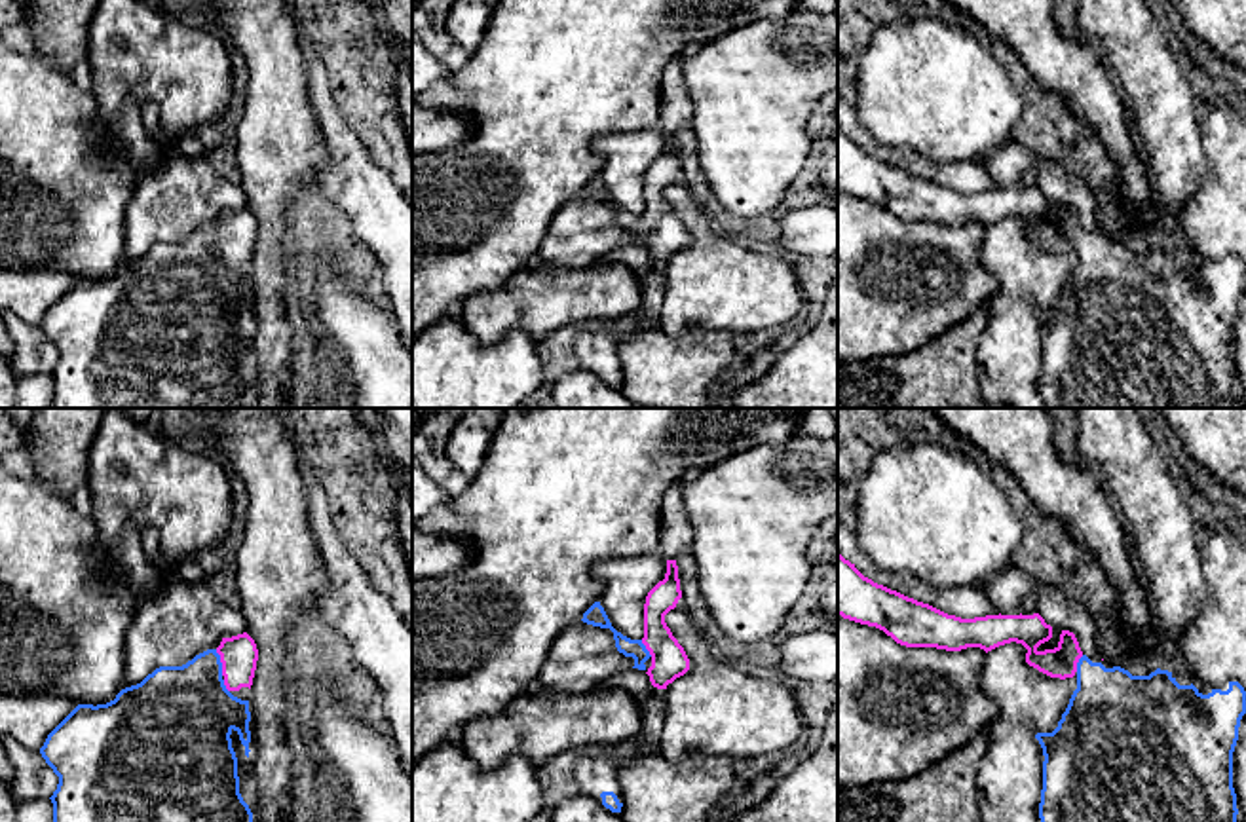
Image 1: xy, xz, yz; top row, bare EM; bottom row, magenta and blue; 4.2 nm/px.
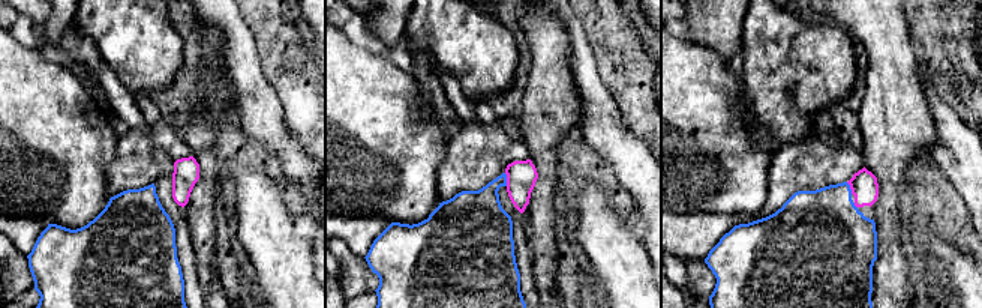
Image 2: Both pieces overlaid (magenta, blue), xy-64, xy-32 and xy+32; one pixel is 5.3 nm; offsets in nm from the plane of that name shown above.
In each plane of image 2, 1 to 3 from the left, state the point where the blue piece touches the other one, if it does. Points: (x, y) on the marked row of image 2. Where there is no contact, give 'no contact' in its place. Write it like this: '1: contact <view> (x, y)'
1: no contact
2: contact xy-32 (507, 179)
3: contact xy+32 (850, 188)

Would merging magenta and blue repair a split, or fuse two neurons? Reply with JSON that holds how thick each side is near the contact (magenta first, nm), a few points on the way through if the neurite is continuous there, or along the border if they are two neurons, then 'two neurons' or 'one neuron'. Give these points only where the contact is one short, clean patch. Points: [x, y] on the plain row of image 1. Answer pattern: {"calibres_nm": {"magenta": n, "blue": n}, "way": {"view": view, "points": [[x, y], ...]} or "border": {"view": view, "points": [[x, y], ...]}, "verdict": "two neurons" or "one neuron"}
{"calibres_nm": {"magenta": 160, "blue": 380}, "way": {"view": "xy", "points": [[238, 228], [232, 234], [221, 236], [198, 259], [188, 285]]}, "verdict": "one neuron"}

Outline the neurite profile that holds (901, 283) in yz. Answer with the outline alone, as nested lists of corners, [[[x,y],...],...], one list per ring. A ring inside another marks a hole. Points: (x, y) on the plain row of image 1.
[[[838,190],[838,364],[904,355],[988,306],[997,279],[982,266],[986,226],[906,222]]]

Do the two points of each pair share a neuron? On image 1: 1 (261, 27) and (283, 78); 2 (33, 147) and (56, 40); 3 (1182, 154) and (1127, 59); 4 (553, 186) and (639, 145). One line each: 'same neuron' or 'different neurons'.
1: same neuron
2: different neurons
3: same neuron
4: different neurons

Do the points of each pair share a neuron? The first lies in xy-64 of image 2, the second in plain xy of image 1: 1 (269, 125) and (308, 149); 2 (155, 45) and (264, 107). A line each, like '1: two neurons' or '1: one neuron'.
1: two neurons
2: two neurons

